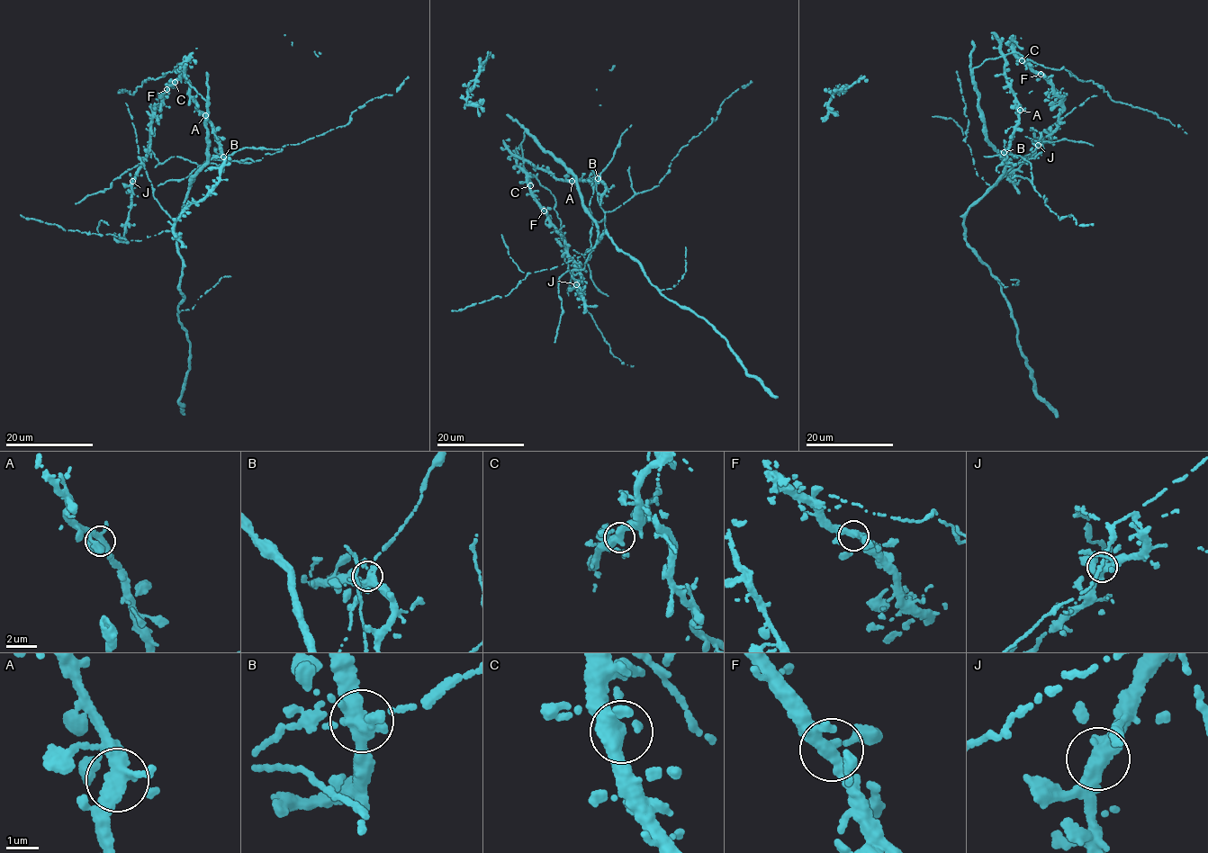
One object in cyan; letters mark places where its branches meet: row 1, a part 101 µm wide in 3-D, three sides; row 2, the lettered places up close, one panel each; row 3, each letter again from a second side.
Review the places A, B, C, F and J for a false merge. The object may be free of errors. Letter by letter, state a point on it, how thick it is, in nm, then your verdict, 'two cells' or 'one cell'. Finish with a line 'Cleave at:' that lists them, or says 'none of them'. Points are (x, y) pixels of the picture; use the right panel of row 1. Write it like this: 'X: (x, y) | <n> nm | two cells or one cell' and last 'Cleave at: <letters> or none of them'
A: (1020, 110) | 360 nm | one cell
B: (1004, 152) | 380 nm | one cell
C: (1022, 60) | 380 nm | one cell
F: (1041, 74) | 320 nm | one cell
J: (1038, 145) | 360 nm | one cell
Cleave at: none of them

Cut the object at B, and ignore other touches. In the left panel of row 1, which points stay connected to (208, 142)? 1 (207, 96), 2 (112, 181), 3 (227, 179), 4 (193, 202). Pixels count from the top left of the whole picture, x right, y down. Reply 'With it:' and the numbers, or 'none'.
With it: 1, 2

